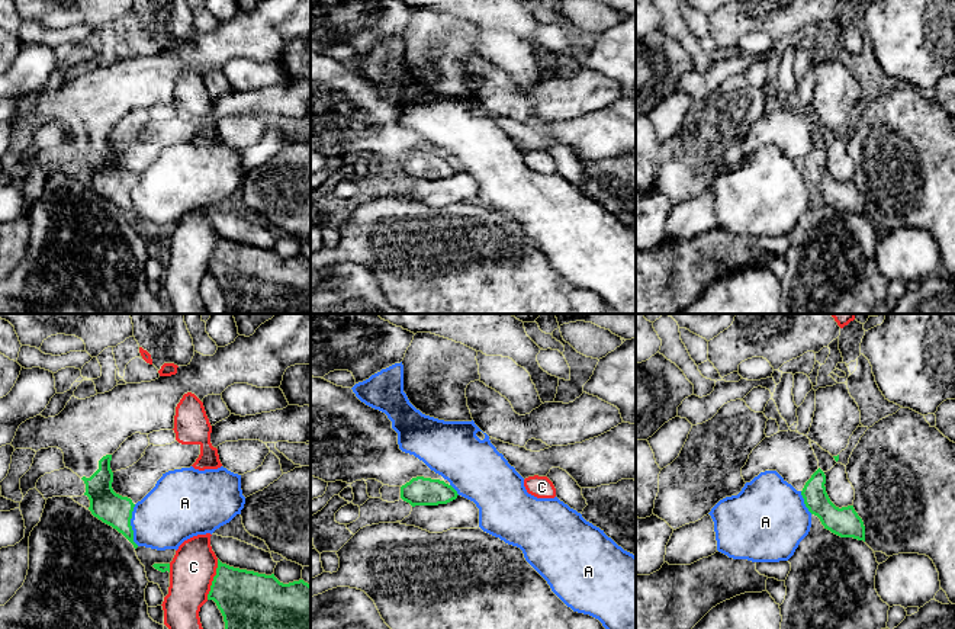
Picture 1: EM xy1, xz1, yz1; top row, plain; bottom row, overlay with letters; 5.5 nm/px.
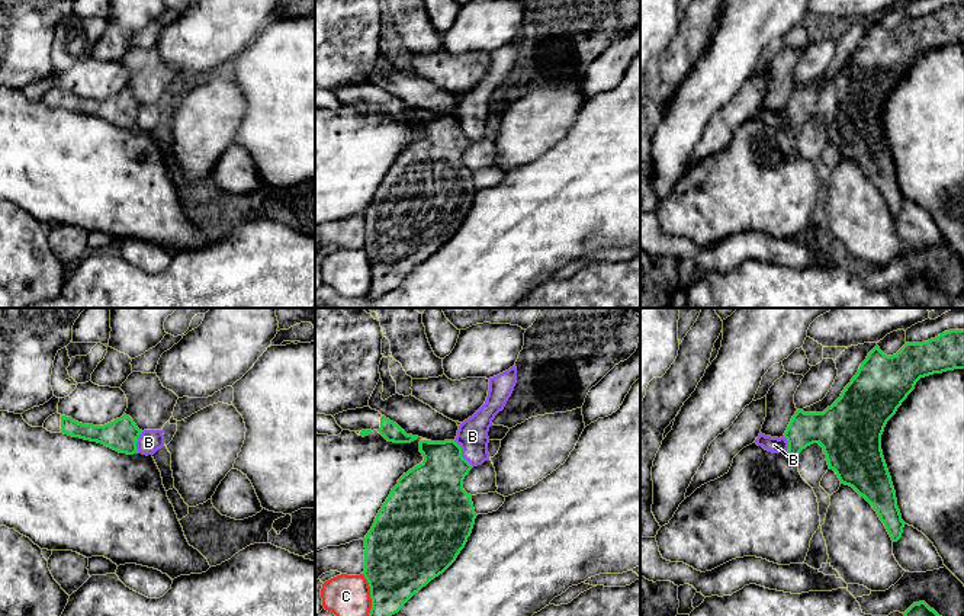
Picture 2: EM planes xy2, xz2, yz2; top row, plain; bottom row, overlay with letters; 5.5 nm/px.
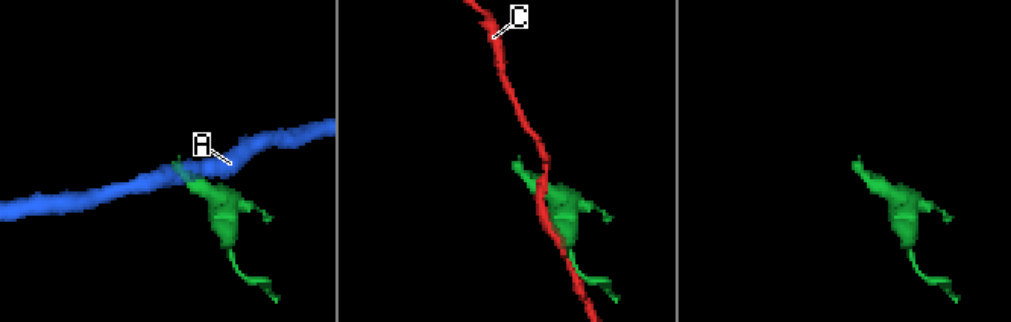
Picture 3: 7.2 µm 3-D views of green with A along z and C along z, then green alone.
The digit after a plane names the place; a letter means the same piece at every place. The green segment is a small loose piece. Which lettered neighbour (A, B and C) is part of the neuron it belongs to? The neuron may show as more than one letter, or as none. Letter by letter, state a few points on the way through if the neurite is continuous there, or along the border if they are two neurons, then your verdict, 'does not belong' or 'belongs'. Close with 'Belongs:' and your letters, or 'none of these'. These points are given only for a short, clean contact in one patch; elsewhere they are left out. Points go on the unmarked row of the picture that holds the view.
A: does not belong
B: along xz2 (453, 115), (460, 122), (460, 130), (472, 141) | does not belong
C: does not belong
Belongs: none of these

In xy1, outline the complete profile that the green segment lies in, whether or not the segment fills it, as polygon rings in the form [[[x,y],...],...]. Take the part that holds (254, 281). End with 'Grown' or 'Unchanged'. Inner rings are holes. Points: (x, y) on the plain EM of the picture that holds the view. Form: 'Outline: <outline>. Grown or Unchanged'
Outline: [[[218,234],[208,275],[213,275],[224,291],[225,314],[311,314],[311,260],[303,254],[283,259],[274,248],[234,243]]]. Unchanged

